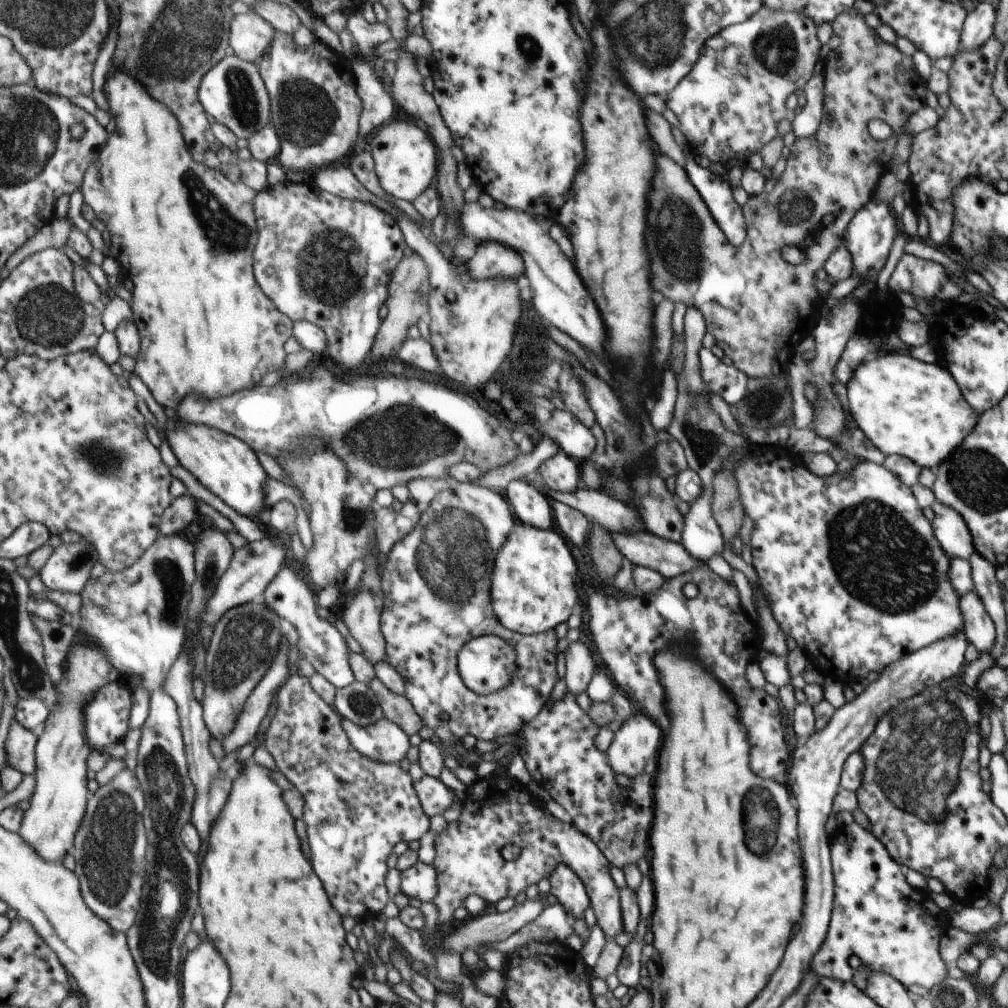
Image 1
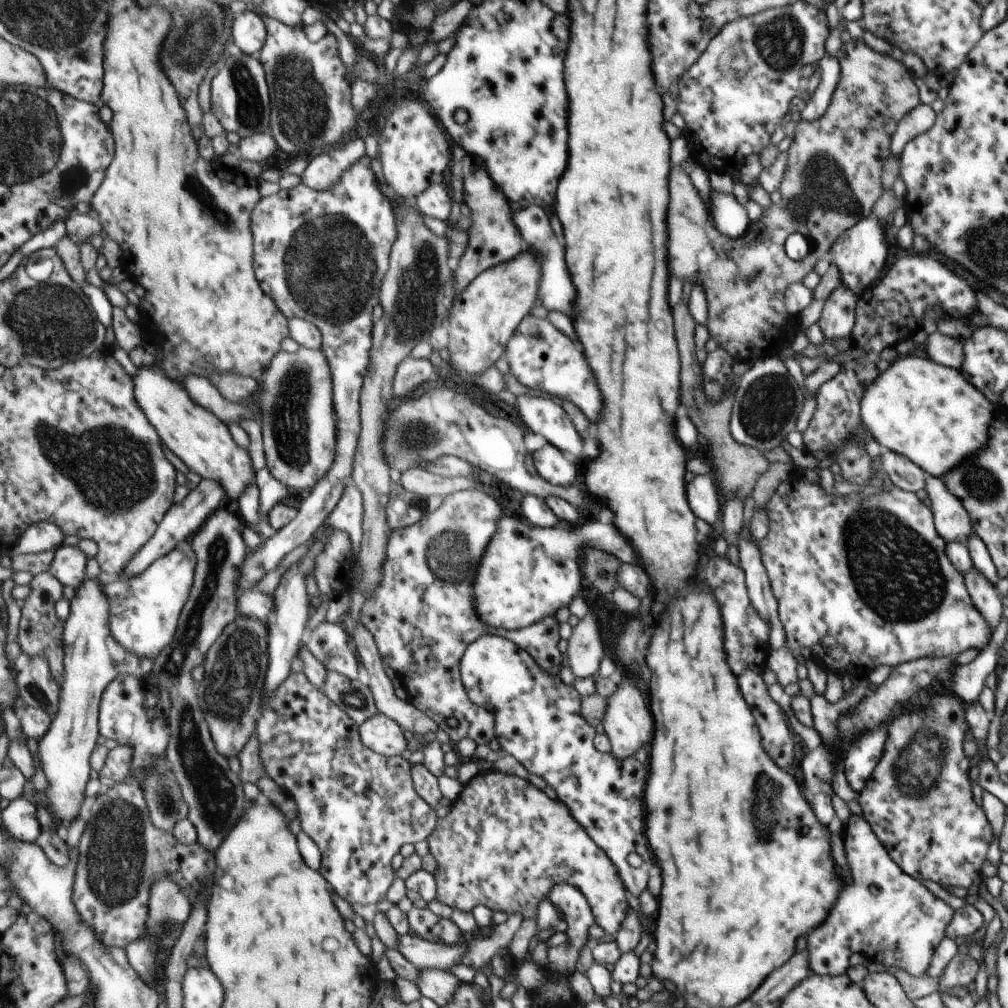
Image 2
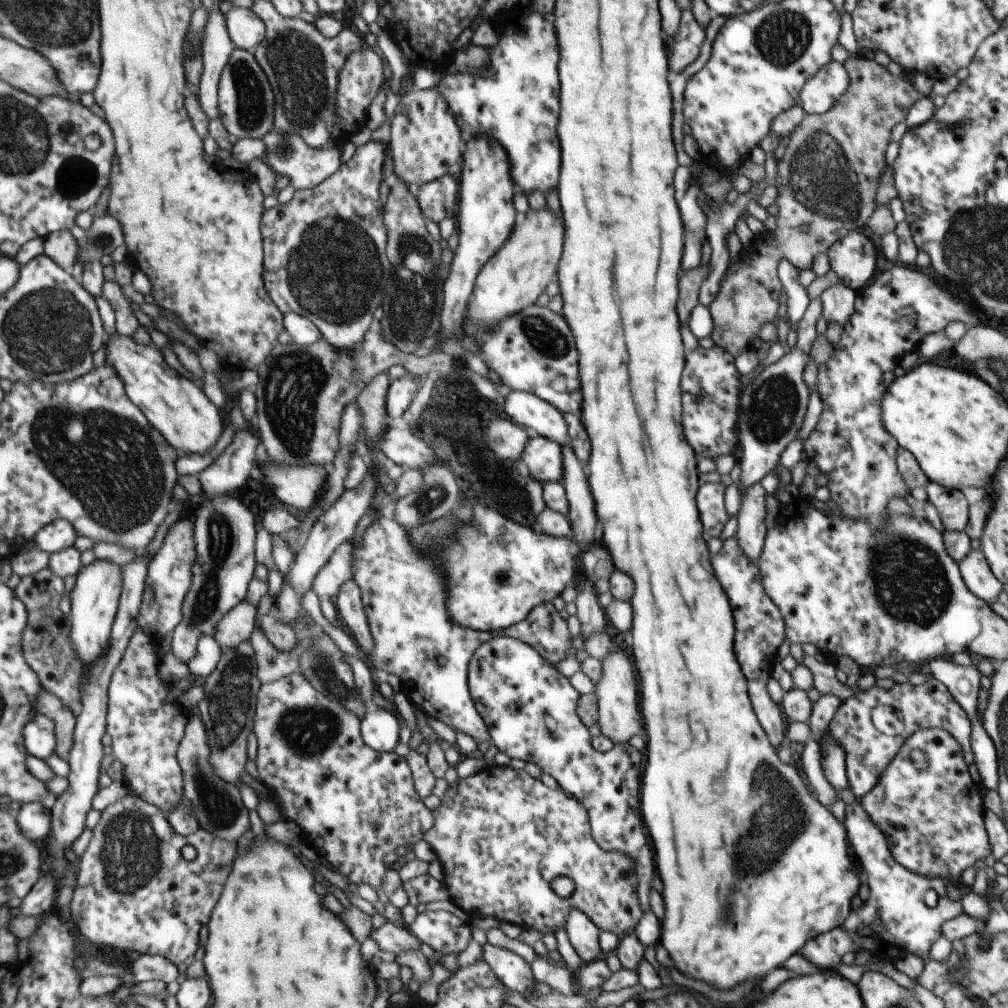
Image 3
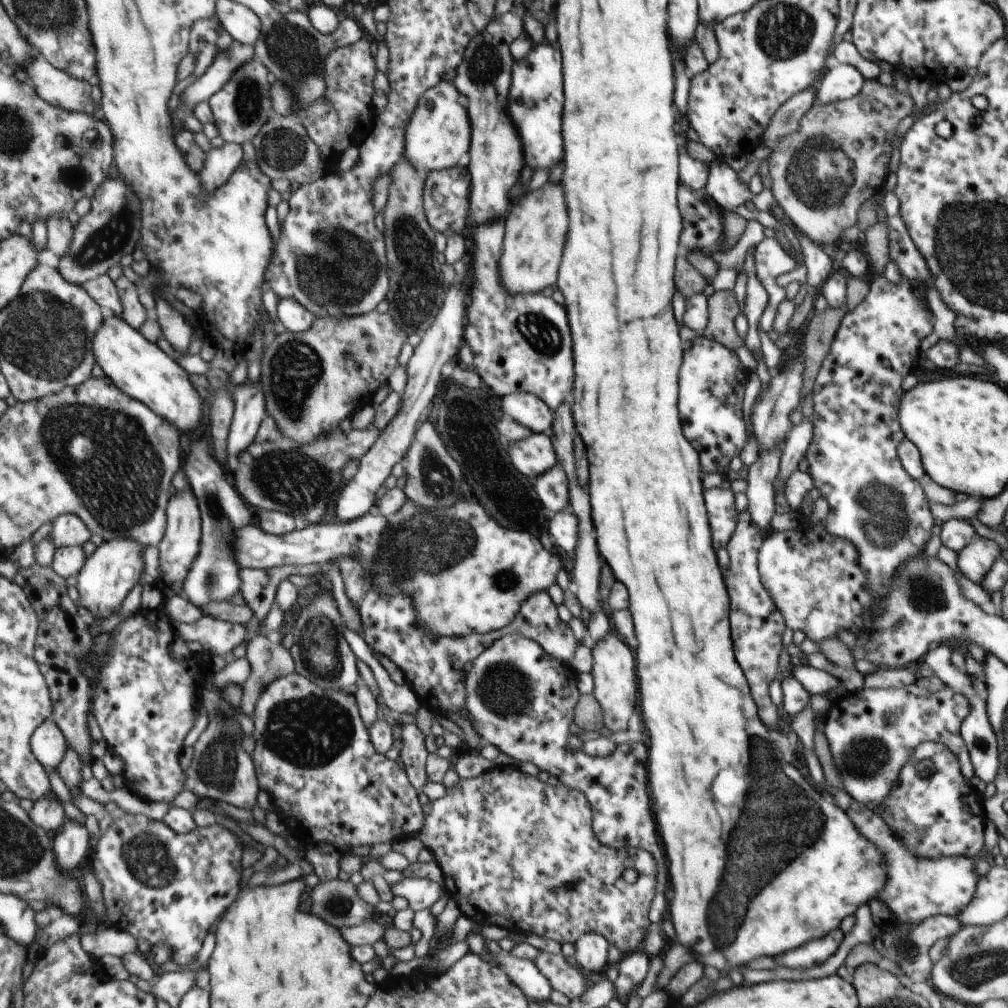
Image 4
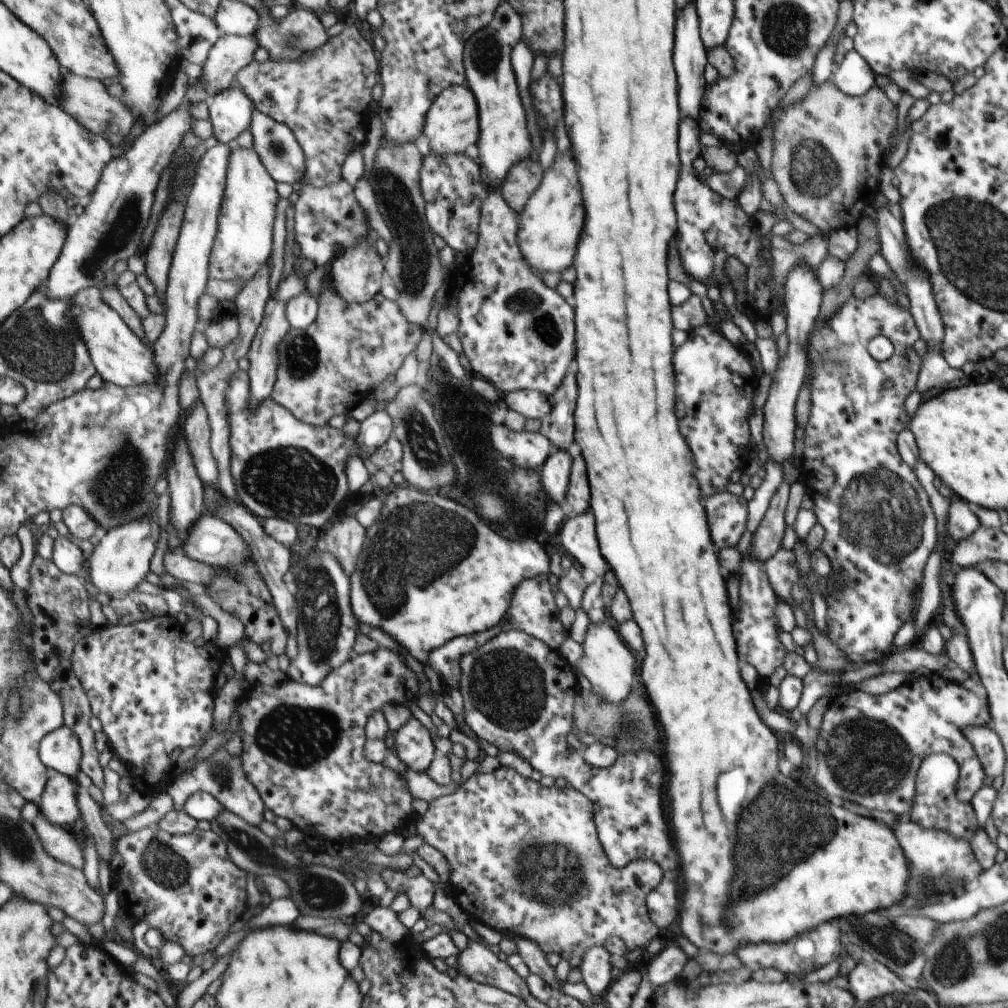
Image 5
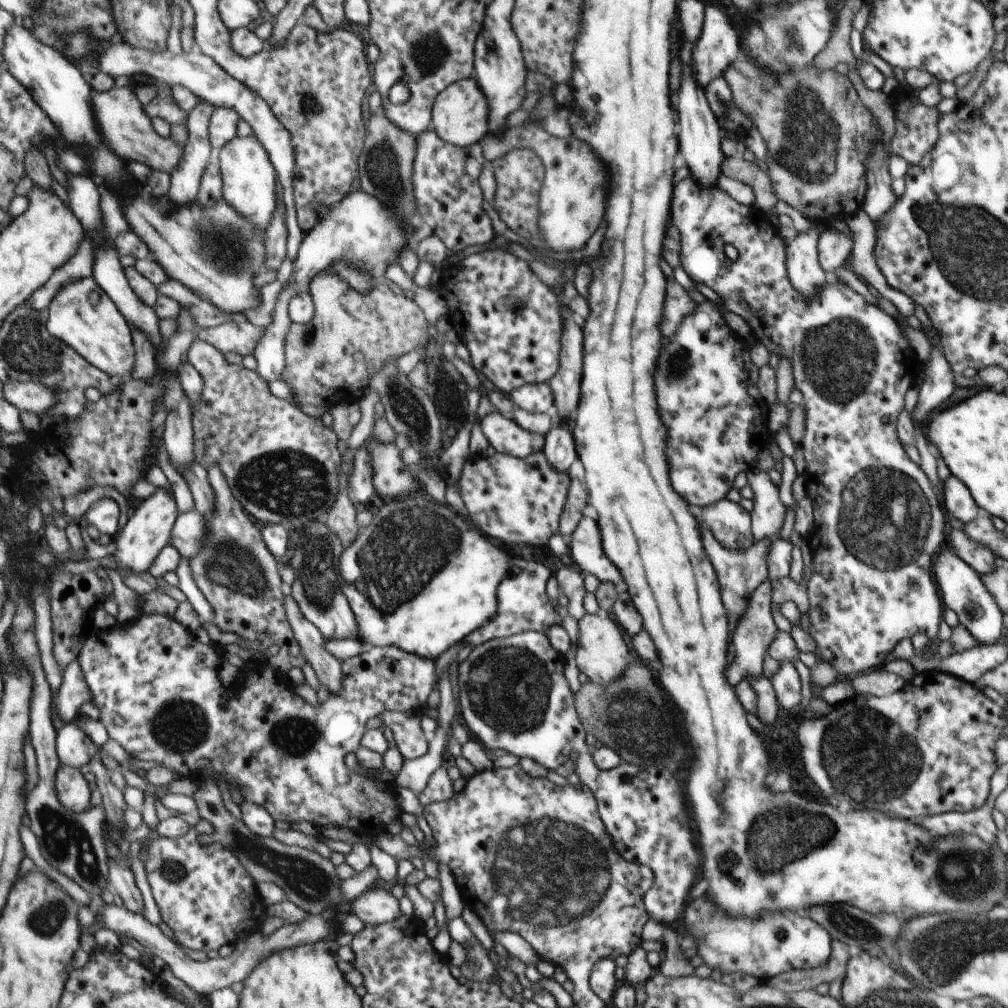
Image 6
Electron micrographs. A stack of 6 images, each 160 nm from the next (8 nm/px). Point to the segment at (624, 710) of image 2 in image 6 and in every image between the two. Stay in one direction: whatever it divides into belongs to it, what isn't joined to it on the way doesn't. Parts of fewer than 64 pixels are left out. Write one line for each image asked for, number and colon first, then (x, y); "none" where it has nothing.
3: (618, 718)
4: (612, 672)
5: (605, 662)
6: (600, 655)

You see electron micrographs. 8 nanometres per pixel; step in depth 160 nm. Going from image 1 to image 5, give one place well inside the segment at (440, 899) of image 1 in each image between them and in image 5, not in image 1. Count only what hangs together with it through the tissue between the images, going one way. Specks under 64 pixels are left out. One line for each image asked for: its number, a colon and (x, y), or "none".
2: (503, 844)
3: (502, 838)
4: (516, 853)
5: (524, 859)

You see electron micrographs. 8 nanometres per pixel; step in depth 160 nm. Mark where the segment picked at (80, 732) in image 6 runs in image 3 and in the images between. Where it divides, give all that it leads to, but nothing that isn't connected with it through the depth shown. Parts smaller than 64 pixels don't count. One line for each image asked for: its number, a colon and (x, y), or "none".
3: (40, 734)
4: (50, 746)
5: (61, 749)

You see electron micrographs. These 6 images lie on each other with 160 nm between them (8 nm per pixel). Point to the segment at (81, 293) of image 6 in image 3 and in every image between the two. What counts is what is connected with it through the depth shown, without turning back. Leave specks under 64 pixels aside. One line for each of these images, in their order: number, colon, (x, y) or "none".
3: (180, 410)
4: (139, 368)
5: (122, 358)

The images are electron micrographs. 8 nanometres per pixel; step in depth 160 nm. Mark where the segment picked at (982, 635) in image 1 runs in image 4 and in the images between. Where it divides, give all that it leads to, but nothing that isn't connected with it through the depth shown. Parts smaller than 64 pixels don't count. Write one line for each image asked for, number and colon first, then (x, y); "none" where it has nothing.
2: (986, 599)
3: (974, 571)
4: (973, 562)

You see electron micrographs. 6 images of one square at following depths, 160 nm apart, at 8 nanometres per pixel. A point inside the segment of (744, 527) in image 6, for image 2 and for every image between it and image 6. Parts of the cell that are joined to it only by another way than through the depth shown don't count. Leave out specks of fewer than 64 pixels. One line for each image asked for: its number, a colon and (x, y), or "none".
2: (706, 501)
3: (711, 505)
4: (720, 503)
5: (728, 517)

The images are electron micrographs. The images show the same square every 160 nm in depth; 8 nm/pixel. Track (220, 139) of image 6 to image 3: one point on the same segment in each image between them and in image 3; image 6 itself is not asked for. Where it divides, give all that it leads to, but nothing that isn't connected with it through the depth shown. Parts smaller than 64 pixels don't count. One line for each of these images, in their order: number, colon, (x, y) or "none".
3: (246, 99)
4: (242, 108)
5: (231, 111)

